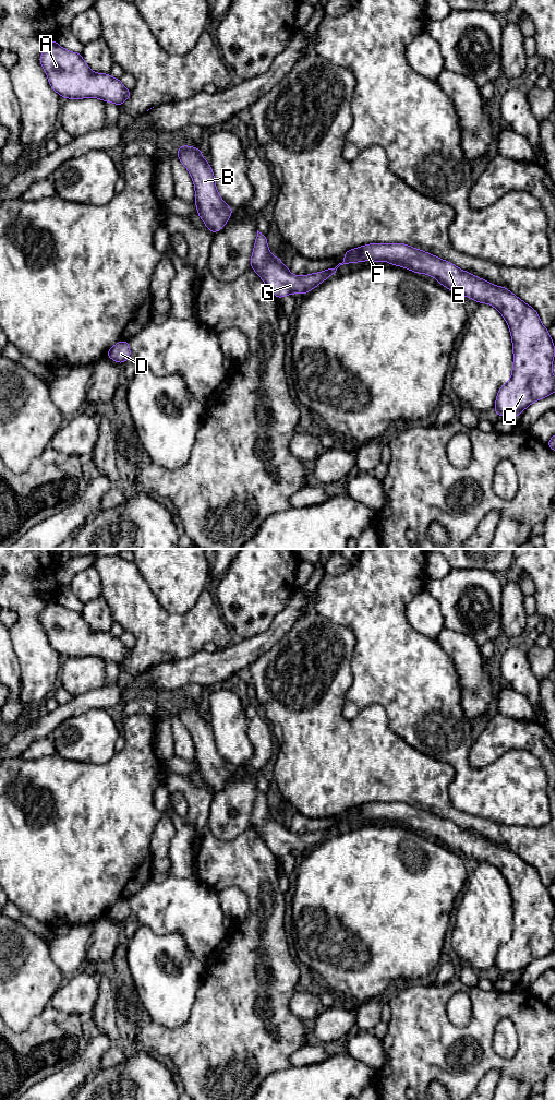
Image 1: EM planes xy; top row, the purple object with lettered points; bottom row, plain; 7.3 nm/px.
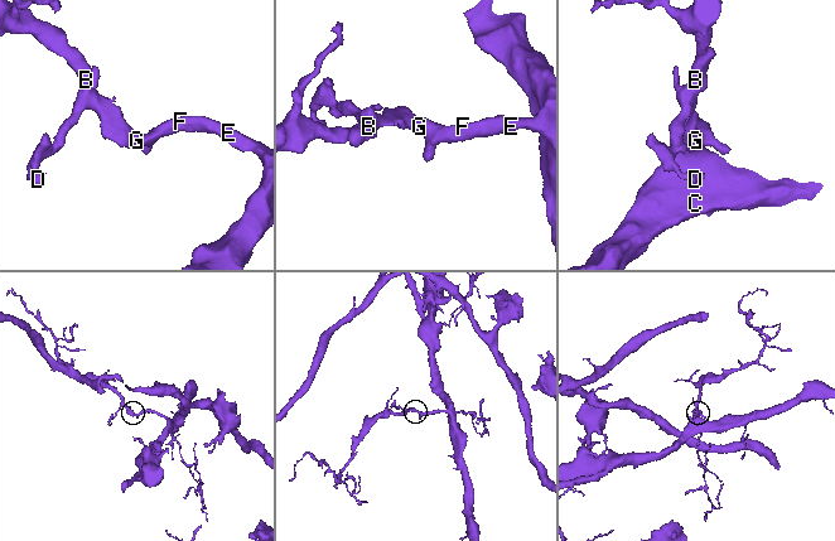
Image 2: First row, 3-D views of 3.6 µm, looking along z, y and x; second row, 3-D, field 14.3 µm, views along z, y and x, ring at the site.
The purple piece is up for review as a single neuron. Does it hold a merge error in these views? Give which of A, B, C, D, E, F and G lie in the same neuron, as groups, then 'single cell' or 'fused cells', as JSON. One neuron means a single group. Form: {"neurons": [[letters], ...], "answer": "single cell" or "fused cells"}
{"neurons": [["A", "B", "C", "D", "E", "F", "G"]], "answer": "single cell"}

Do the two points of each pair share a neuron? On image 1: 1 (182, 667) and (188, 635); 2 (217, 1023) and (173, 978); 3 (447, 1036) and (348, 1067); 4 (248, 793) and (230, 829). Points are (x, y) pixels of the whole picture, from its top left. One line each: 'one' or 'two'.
1: two
2: two
3: two
4: one

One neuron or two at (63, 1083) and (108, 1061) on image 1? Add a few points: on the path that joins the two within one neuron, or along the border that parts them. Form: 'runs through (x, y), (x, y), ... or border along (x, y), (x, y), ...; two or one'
border along (112, 1043), (103, 1055), (100, 1067); two

